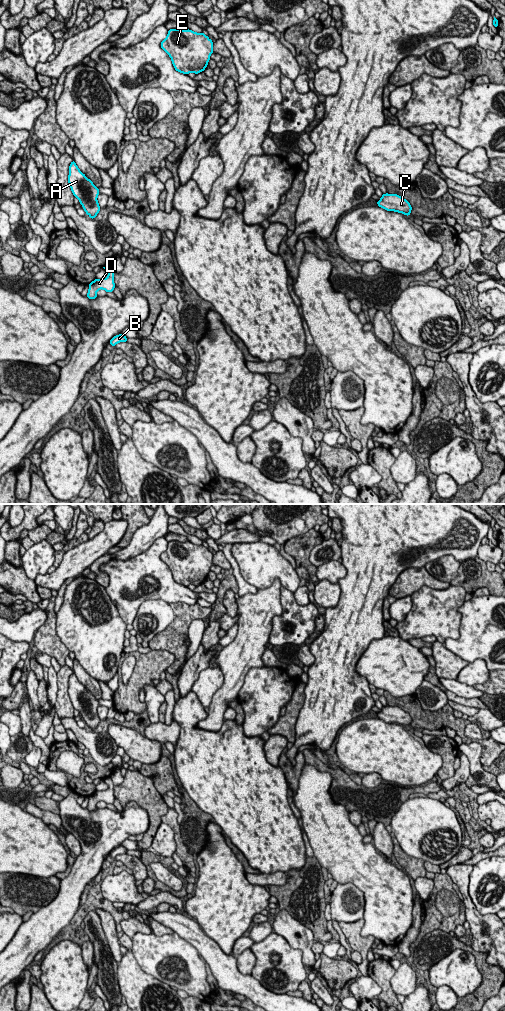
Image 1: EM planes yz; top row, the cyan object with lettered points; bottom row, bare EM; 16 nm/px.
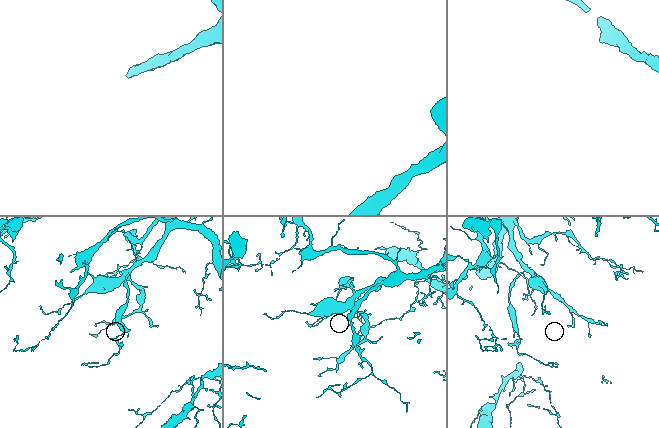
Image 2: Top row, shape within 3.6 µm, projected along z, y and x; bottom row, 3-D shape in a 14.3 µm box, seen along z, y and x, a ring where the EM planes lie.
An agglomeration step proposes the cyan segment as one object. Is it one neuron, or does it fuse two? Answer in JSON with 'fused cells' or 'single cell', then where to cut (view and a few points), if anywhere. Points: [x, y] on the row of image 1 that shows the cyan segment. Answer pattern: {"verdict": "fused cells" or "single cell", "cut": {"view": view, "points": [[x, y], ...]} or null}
{"verdict": "single cell", "cut": null}

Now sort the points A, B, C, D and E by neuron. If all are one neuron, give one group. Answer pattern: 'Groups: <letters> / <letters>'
Groups: A B C D E

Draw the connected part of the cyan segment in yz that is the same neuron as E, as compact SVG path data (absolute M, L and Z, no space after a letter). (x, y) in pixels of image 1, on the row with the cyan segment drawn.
M170 29L161 48L170 56L176 71L188 75L205 70L213 53L213 41L203 32Z

